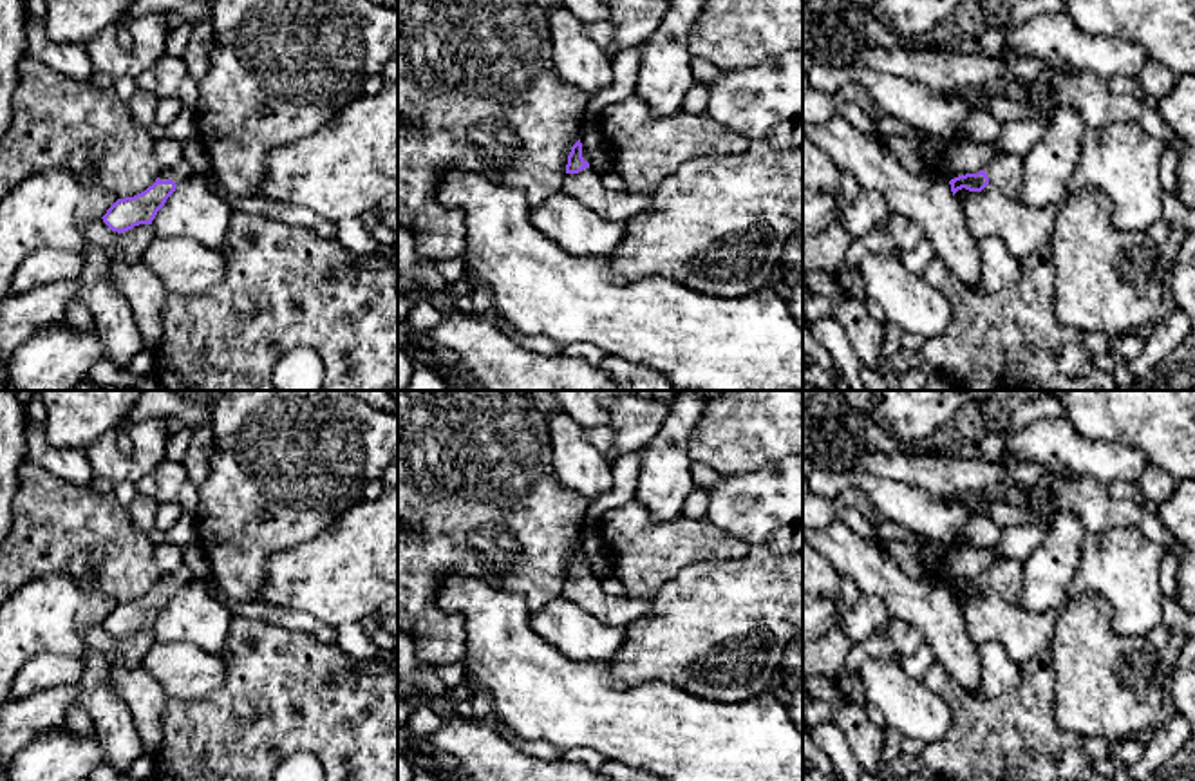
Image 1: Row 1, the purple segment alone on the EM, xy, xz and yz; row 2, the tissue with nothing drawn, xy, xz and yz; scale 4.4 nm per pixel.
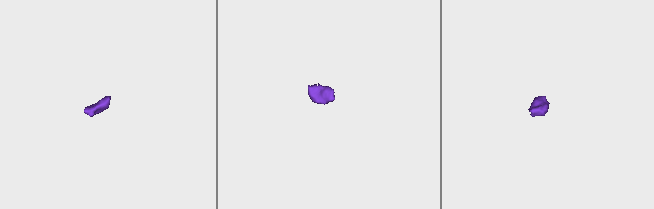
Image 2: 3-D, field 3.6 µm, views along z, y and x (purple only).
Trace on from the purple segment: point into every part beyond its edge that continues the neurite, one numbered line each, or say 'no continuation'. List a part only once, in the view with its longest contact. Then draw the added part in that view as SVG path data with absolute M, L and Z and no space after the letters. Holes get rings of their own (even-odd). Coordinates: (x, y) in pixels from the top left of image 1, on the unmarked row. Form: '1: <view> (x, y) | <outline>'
1: xz (619, 611) | M591 571L579 579L566 579L562 597L591 613L602 624L620 629L649 613L647 604L640 598L604 595L600 580Z

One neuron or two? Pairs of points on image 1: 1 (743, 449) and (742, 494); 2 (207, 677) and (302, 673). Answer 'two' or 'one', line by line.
1: two
2: two

